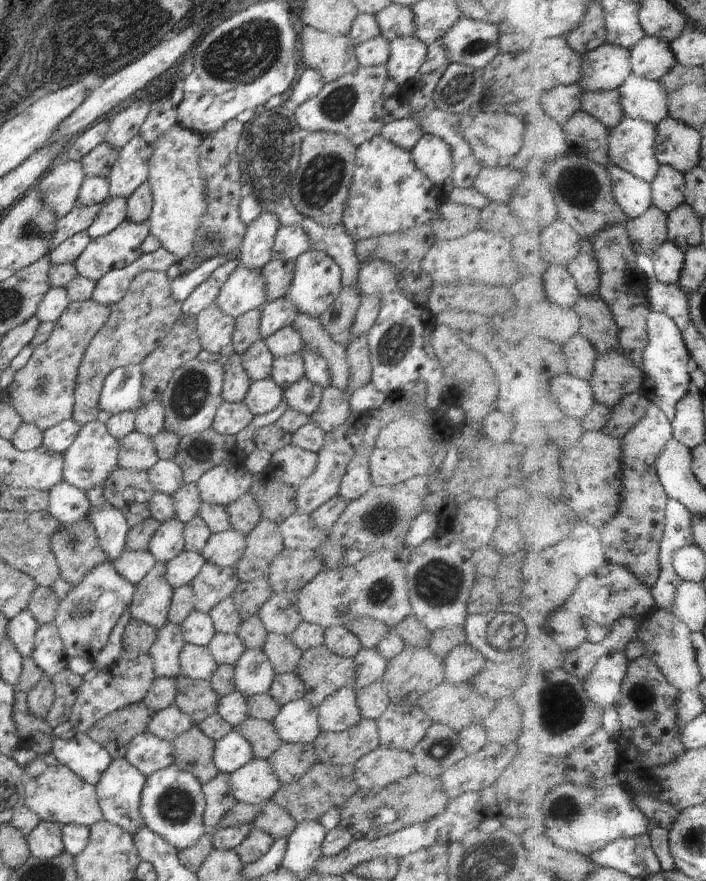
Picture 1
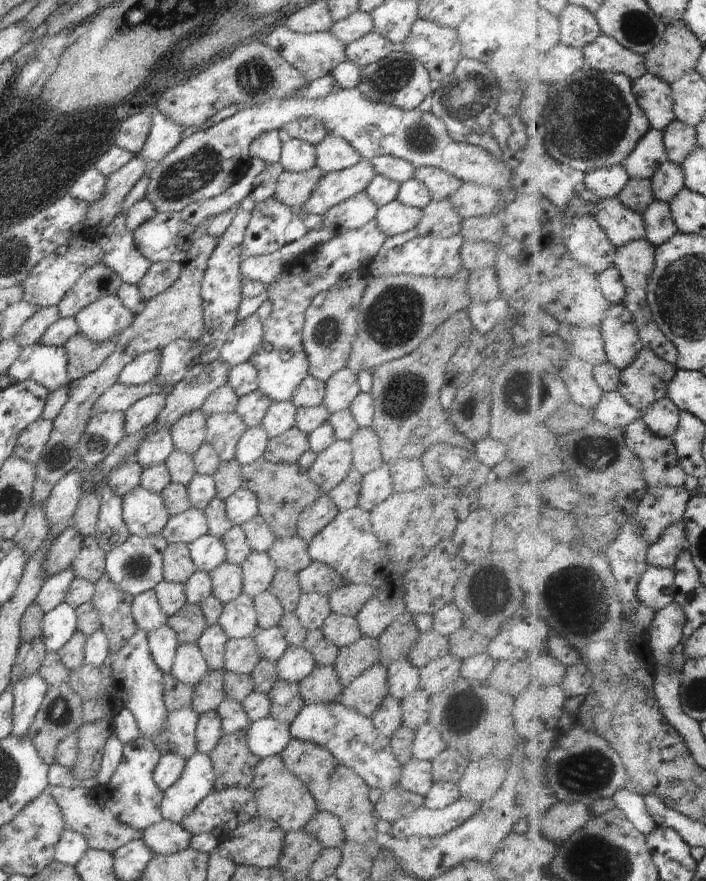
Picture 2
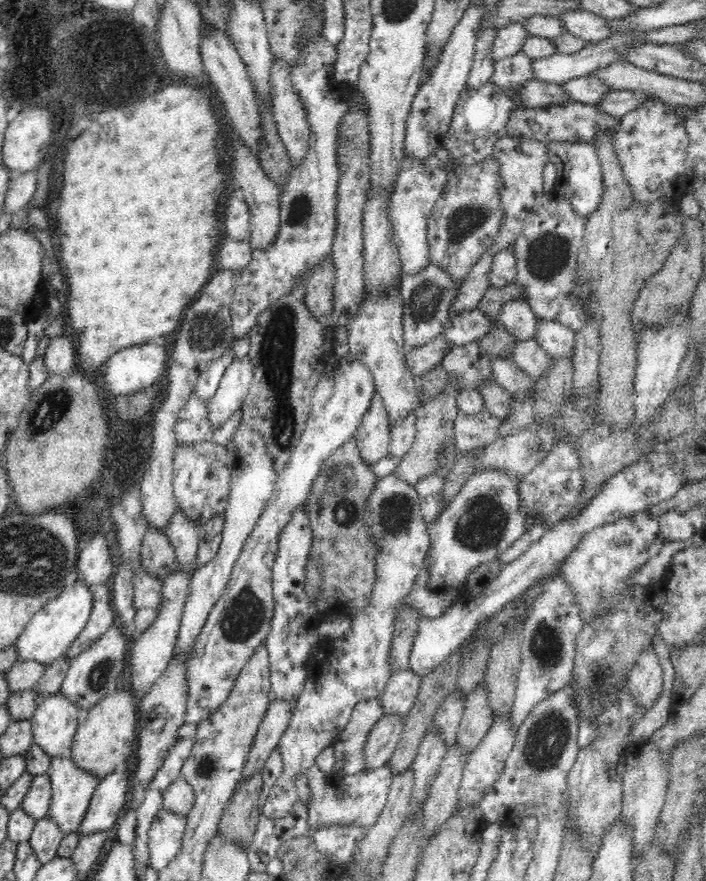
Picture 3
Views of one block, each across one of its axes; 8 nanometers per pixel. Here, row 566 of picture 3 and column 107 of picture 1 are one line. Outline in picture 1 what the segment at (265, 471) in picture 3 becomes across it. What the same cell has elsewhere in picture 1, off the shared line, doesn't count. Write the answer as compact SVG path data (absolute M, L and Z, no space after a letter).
M109 198L102 206L98 218L92 222L92 226L85 232L89 238L96 240L113 232L127 220L127 200L124 198Z

